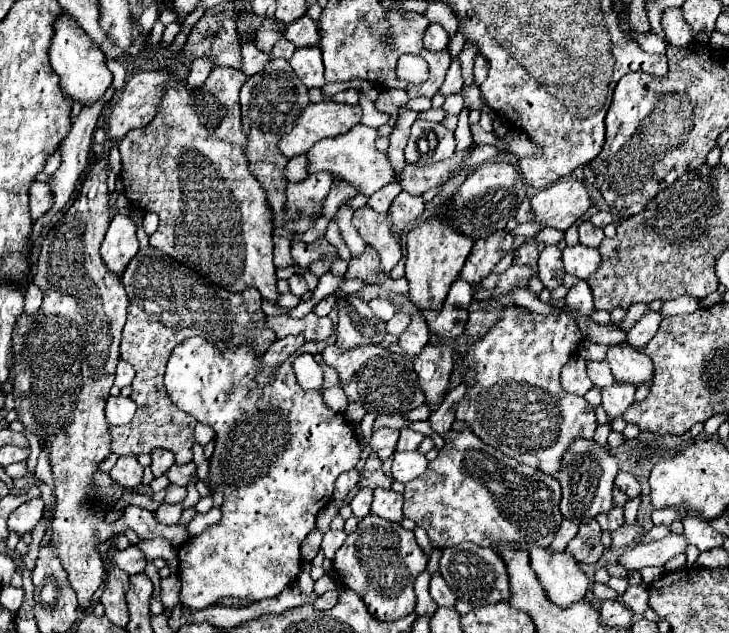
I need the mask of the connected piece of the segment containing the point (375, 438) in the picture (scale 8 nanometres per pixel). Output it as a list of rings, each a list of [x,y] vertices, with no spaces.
[[[379,428],[379,430],[375,430],[373,436],[371,436],[371,448],[373,448],[373,452],[377,452],[377,456],[379,456],[381,460],[387,460],[389,456],[393,456],[398,438],[399,430]]]

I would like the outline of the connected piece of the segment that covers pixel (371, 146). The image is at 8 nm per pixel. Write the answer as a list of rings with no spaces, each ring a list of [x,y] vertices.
[[[357,124],[353,126],[353,130],[337,136],[337,138],[325,138],[321,142],[317,142],[309,152],[309,174],[327,170],[331,174],[341,176],[343,180],[347,180],[349,184],[353,184],[361,194],[371,196],[375,194],[381,186],[393,182],[393,168],[389,164],[389,158],[385,152],[375,148],[375,140],[377,134],[373,128]]]

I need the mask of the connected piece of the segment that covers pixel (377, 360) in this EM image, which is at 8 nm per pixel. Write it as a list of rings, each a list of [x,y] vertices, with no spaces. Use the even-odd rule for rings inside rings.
[[[329,344],[323,350],[323,360],[329,366],[335,366],[339,370],[339,384],[343,386],[349,402],[361,402],[367,412],[375,414],[389,414],[389,412],[409,412],[423,404],[423,392],[417,382],[417,374],[413,370],[413,360],[389,350],[383,350],[383,346],[357,346],[353,350],[341,350],[337,344]]]

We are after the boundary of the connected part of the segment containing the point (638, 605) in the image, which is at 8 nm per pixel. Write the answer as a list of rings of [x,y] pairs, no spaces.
[[[639,584],[639,586],[629,586],[627,592],[621,596],[623,604],[635,612],[635,614],[641,614],[647,610],[647,598],[649,598],[649,588],[645,584]]]

